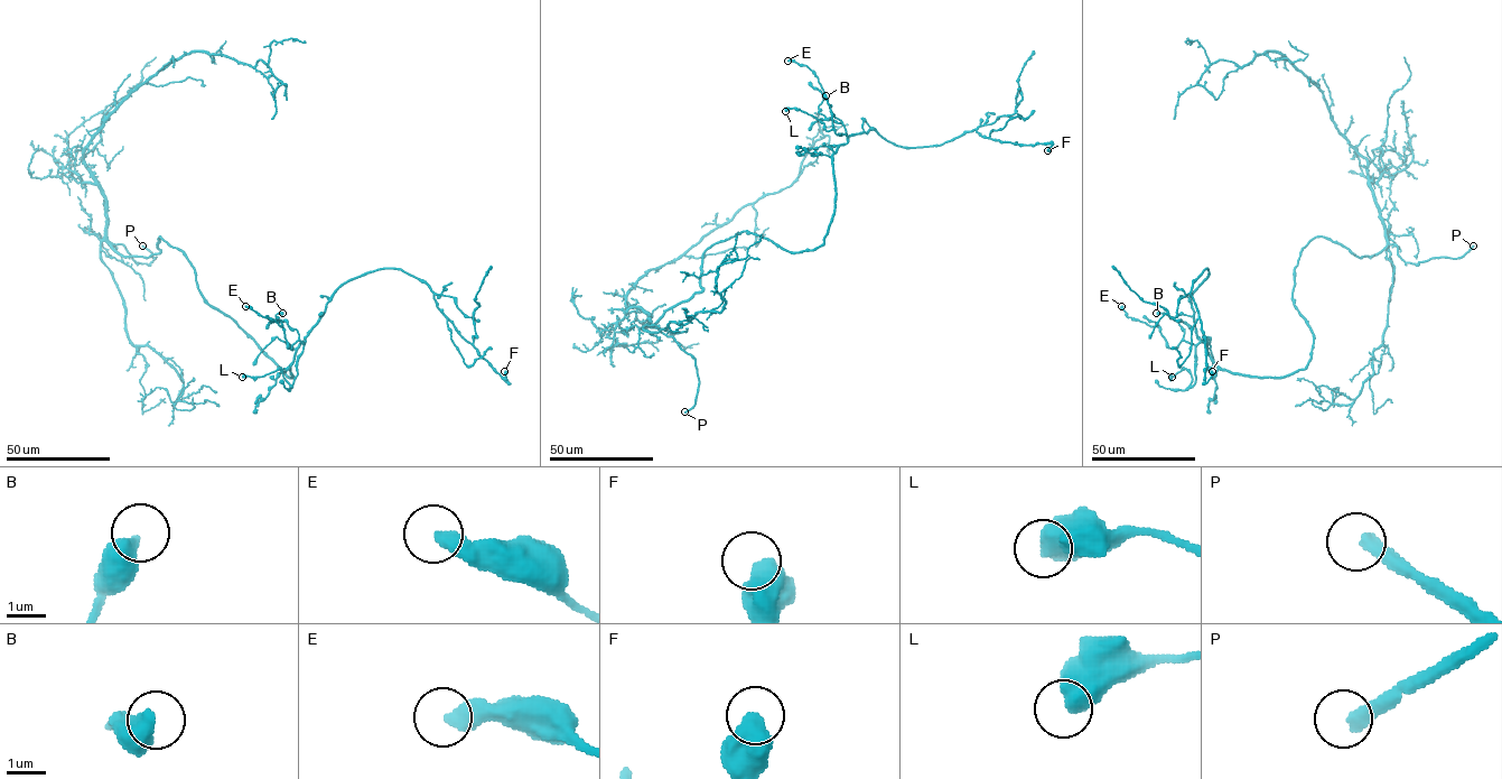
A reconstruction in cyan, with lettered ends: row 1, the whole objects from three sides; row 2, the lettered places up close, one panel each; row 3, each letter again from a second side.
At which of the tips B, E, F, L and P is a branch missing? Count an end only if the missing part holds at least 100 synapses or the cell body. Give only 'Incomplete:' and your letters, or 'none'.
Incomplete: P

